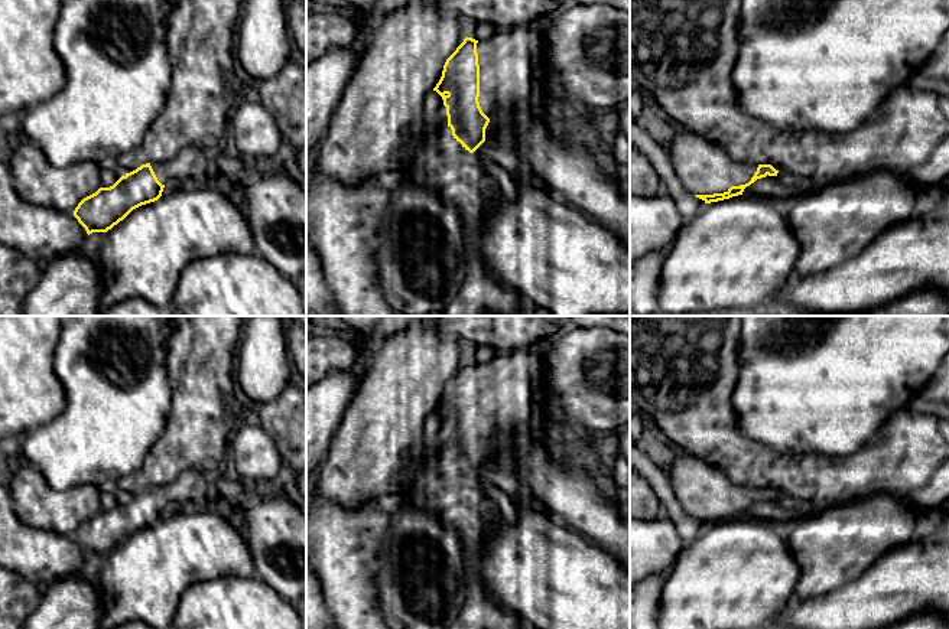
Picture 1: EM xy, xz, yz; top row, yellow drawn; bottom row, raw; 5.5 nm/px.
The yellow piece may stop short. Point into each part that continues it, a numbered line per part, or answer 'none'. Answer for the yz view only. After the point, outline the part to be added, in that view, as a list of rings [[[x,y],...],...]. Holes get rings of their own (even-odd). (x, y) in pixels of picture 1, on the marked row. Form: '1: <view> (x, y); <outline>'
1: yz (702, 168); [[[662,127],[662,141],[670,163],[683,188],[692,195],[714,195],[728,192],[731,186],[745,185],[757,172],[758,164],[734,160],[724,149],[676,127]]]

